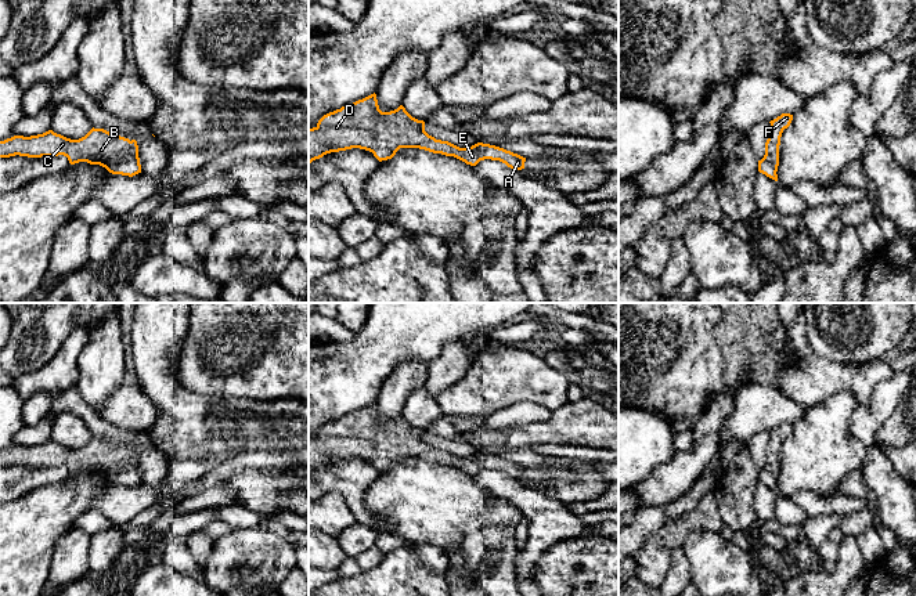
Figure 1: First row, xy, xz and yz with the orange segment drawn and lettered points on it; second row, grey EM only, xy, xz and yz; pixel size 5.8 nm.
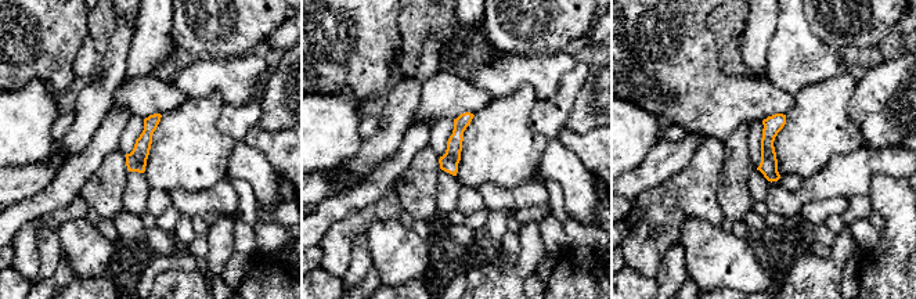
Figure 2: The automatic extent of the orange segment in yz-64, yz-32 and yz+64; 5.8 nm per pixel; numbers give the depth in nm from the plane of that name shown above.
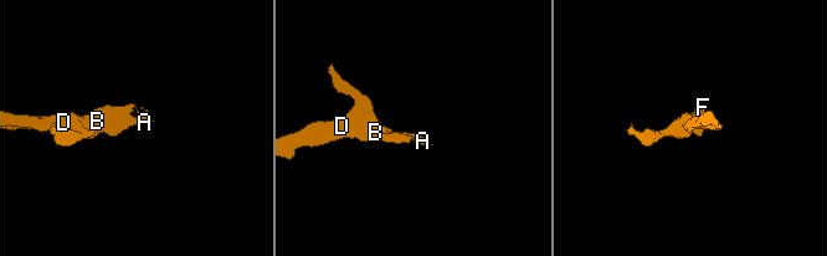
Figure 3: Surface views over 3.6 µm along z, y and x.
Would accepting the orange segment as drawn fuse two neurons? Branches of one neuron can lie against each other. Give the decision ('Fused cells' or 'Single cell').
Single cell

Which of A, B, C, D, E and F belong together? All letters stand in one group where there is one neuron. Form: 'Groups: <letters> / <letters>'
Groups: A B C D E F

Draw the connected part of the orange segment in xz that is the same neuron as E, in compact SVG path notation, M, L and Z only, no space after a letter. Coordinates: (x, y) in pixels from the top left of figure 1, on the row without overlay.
M375 402L324 425L315 437L309 438L309 473L327 463L351 458L369 460L379 472L392 469L400 458L454 466L470 476L491 469L522 480L526 472L526 467L490 454L459 458L436 449L425 441L425 431L412 427L403 415L382 422Z

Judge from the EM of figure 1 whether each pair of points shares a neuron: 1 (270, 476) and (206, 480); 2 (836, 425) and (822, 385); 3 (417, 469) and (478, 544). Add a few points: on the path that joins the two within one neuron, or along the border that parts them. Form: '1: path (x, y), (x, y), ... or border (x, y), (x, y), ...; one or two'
1: border (262, 466), (240, 468), (227, 483); two
2: border (857, 400), (847, 392), (837, 392), (805, 408); two
3: border (502, 527), (484, 527), (472, 533), (461, 544); two

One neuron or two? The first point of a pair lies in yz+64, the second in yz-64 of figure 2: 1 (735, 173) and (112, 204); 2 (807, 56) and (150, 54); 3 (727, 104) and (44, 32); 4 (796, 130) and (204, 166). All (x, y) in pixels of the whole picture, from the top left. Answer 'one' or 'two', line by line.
1: one
2: two
3: one
4: one

